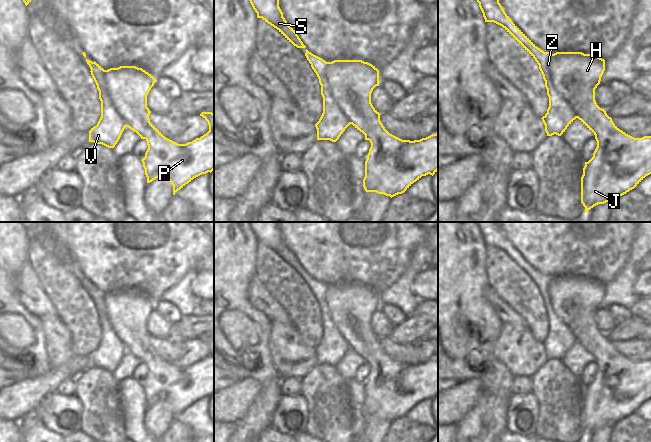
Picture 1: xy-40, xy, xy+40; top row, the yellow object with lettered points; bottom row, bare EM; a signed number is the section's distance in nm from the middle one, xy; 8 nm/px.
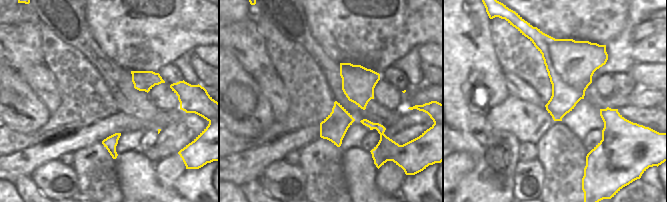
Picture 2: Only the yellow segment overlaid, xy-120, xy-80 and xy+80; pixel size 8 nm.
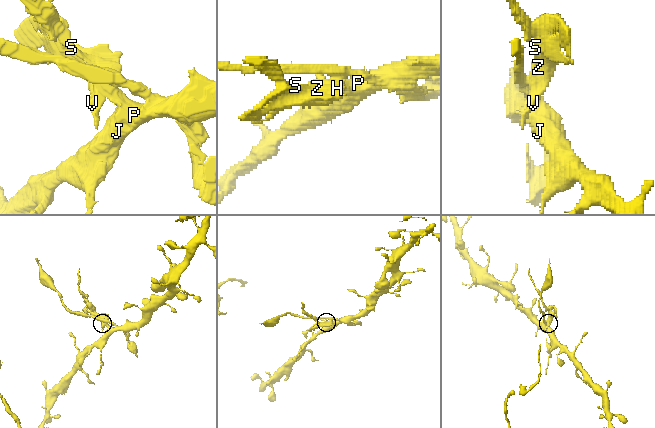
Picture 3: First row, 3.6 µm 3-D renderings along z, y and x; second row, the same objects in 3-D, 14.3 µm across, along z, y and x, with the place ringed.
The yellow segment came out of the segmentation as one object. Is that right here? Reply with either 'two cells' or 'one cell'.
two cells

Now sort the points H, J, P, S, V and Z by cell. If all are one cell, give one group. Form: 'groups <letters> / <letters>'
groups H S V Z / J P

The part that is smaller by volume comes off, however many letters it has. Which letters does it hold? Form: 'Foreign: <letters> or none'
Foreign: H, S, V, Z

